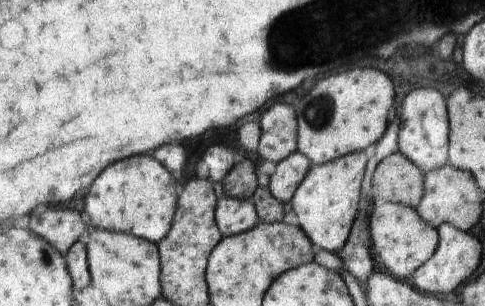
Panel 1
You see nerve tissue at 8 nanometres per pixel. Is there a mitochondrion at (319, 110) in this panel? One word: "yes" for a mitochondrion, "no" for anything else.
yes

